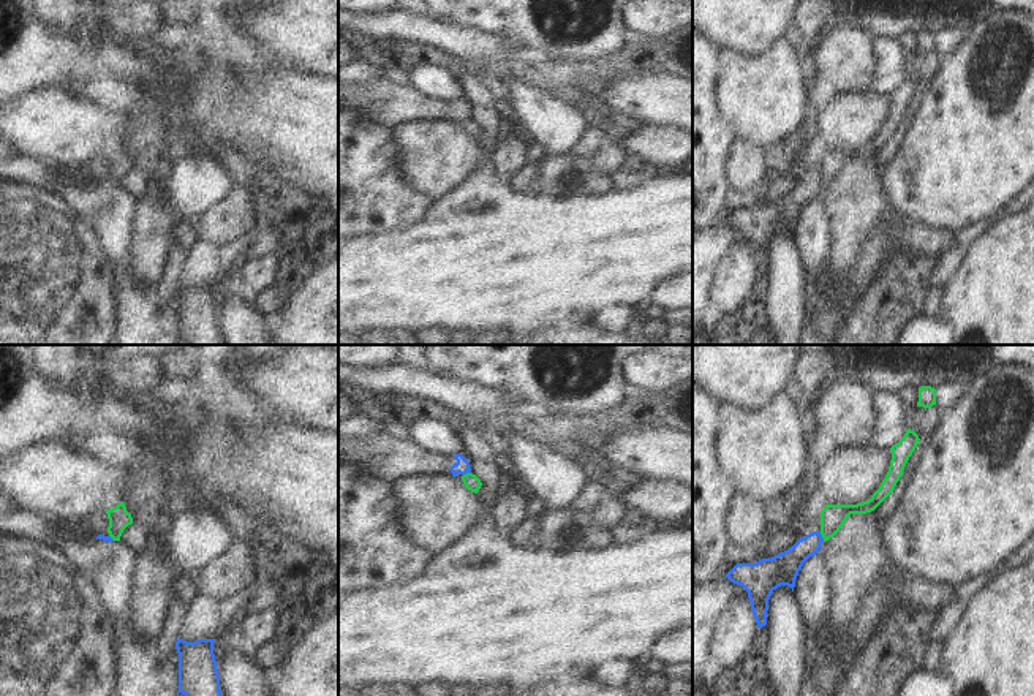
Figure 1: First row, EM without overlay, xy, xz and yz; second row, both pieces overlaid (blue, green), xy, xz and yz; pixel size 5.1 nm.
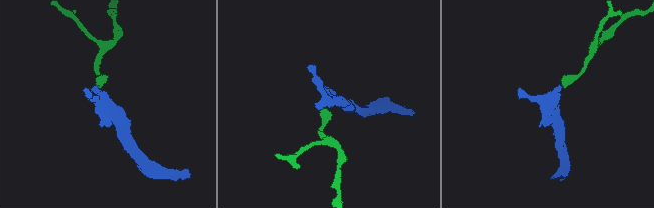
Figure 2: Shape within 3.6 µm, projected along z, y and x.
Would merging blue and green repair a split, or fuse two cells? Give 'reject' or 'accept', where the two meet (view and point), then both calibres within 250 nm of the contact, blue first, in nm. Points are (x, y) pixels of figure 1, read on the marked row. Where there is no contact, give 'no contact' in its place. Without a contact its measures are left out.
reject; contact yz (821, 537); calibres 160 and 130 nm

